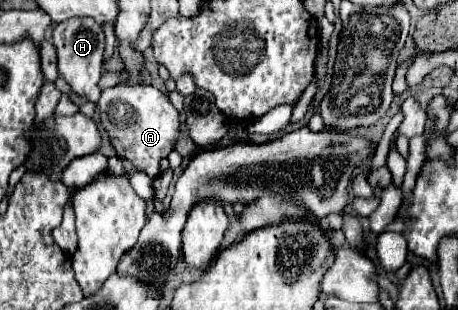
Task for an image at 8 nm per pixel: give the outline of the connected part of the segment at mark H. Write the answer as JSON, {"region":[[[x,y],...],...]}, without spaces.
{"region":[[[67,19],[53,29],[53,45],[57,51],[57,69],[61,77],[69,83],[71,91],[75,91],[79,97],[87,97],[91,103],[97,103],[99,99],[99,77],[103,67],[103,49],[105,49],[105,35],[101,23],[93,19]]]}

